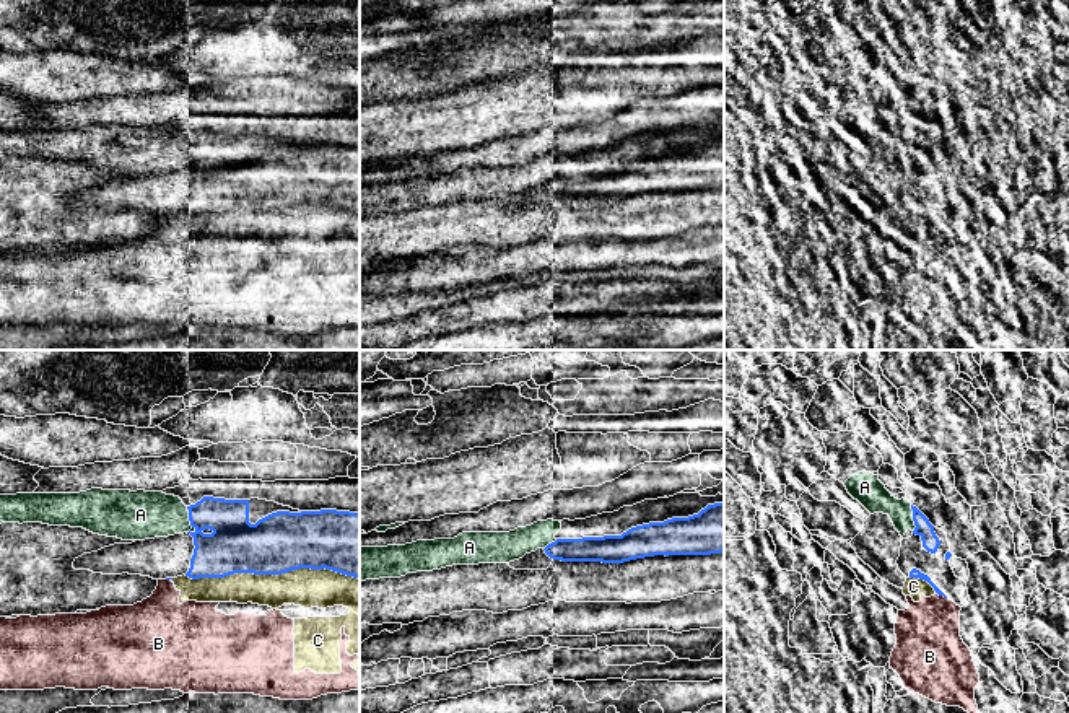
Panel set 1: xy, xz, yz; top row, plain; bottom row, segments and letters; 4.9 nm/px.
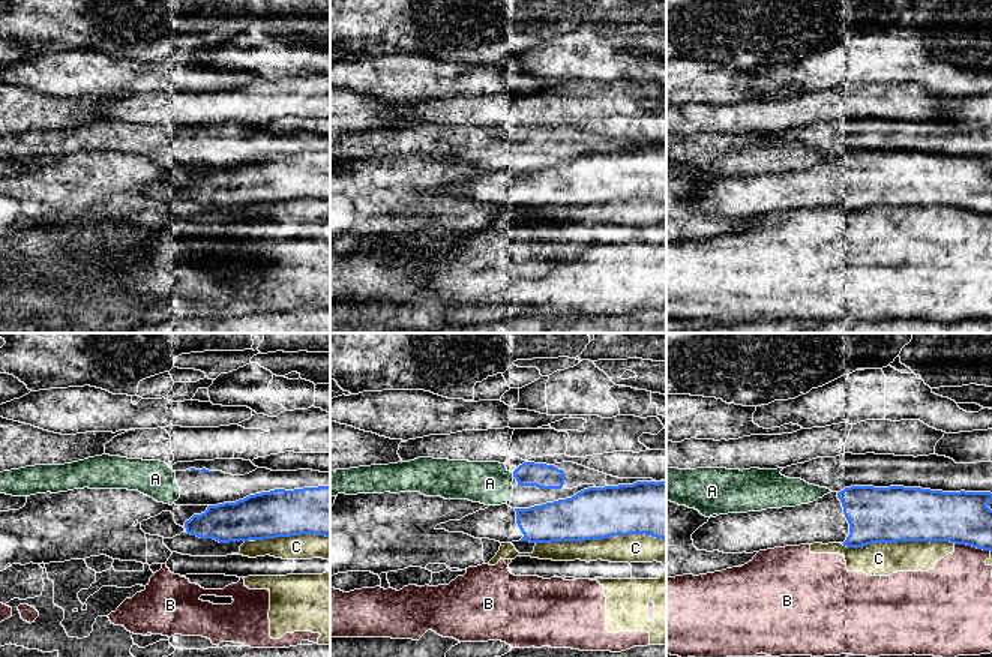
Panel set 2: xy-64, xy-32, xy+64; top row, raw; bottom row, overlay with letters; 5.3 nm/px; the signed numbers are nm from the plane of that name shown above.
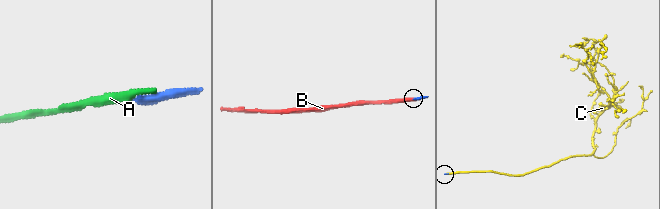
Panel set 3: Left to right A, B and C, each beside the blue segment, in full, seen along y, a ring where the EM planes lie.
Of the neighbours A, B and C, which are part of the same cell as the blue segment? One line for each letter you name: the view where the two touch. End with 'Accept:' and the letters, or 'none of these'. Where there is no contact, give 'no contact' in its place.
Accept: none of these

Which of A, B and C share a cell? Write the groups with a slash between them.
A / B C

